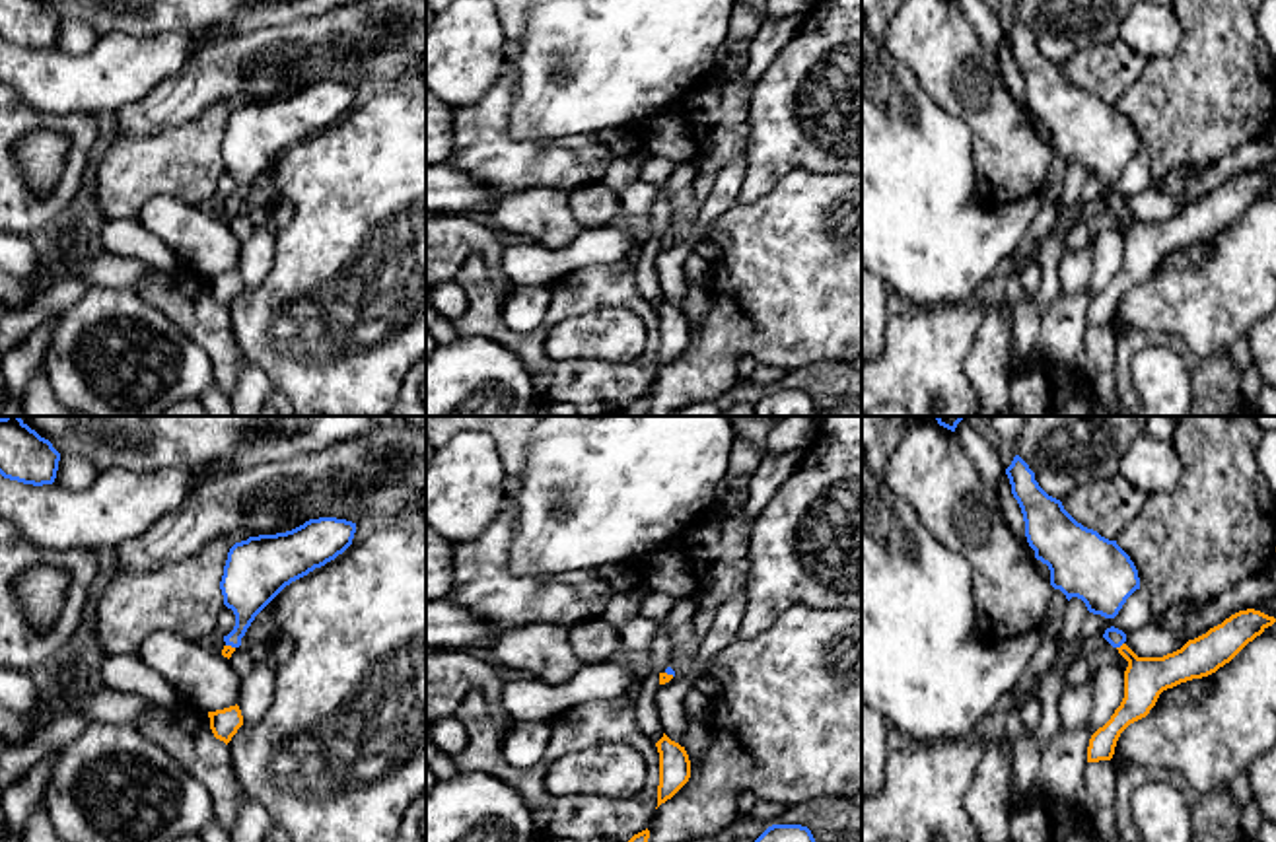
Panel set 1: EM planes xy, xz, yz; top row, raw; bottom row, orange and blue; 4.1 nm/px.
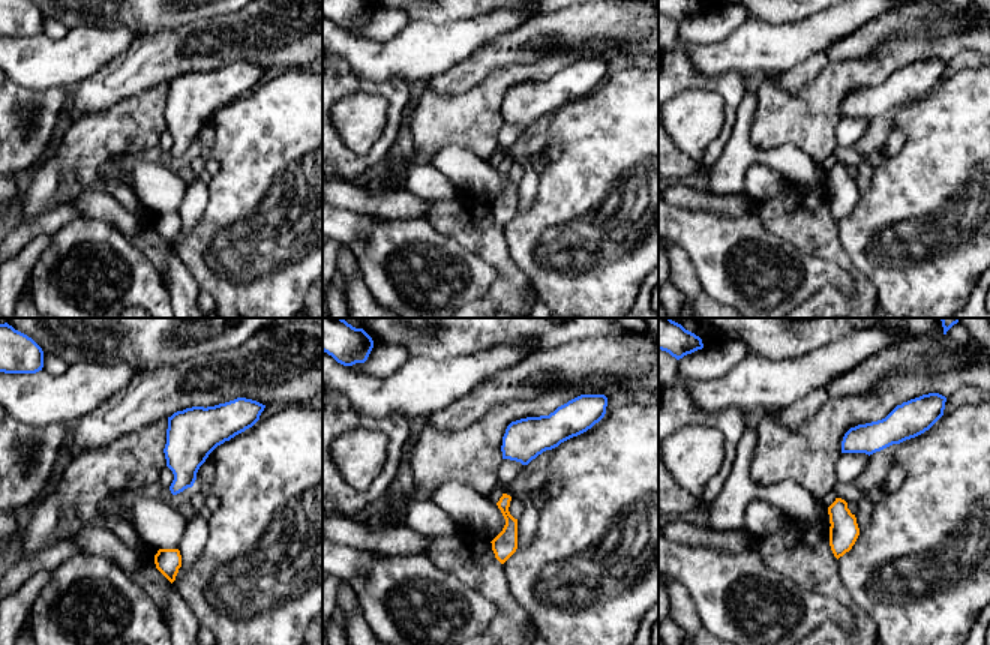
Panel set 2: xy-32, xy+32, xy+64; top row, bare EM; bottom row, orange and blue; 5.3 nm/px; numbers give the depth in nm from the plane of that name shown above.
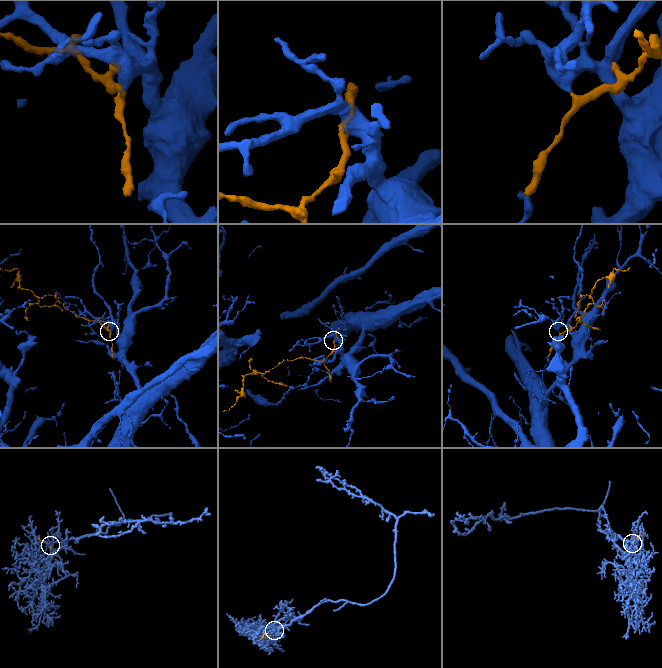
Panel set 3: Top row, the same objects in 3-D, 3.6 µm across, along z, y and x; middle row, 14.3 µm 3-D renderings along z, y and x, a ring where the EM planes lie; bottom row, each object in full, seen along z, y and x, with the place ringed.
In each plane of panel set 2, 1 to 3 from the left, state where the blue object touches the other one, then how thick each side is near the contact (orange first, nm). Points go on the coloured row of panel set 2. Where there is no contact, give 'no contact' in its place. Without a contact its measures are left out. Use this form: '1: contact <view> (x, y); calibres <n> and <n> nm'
1: no contact
2: no contact
3: no contact

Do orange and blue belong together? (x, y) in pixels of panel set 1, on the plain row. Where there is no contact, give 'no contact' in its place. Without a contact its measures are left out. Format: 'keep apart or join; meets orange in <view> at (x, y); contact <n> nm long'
join; meets orange in yz at (1121, 210); contact 40 nm long

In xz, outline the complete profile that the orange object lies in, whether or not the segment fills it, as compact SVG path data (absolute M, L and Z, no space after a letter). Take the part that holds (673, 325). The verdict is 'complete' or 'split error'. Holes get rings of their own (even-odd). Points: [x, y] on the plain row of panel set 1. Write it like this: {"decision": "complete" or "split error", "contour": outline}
{"decision": "complete", "contour": "M665 298L656 307L659 317L659 350L657 371L671 364L691 342L691 325L679 307L671 305Z"}

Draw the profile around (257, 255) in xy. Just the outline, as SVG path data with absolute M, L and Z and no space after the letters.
M257 226L255 233L241 247L239 274L243 288L257 290L274 264L274 235L265 228Z

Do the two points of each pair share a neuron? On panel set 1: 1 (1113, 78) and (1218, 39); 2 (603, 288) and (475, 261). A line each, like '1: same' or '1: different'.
1: different
2: same

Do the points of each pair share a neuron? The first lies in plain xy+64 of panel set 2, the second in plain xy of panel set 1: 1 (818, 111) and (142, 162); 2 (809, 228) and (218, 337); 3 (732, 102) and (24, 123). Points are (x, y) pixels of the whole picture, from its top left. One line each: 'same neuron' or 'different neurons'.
1: same neuron
2: same neuron
3: same neuron

